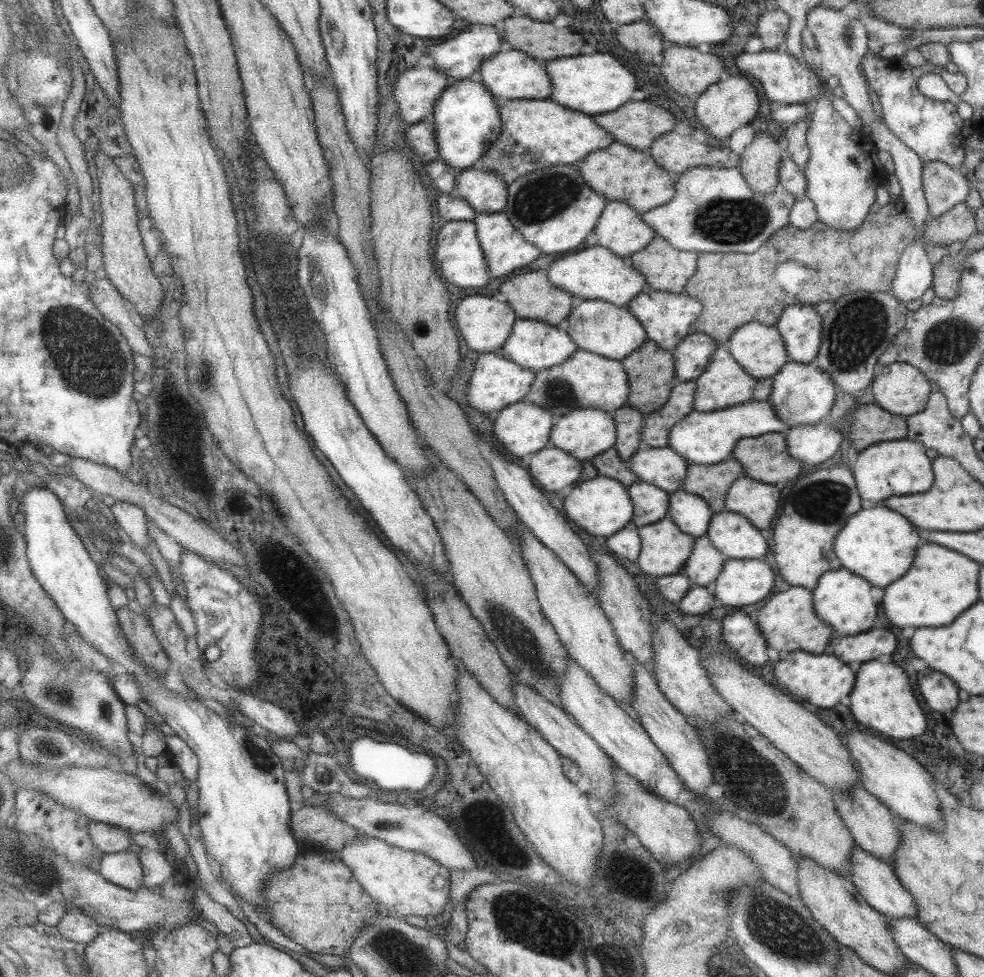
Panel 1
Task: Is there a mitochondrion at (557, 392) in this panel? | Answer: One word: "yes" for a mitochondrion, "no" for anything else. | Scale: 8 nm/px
yes

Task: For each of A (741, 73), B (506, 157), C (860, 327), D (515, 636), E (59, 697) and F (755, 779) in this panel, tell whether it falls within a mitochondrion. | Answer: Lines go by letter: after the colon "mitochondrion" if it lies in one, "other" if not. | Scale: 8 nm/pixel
A: other
B: mitochondrion
C: mitochondrion
D: mitochondrion
E: mitochondrion
F: mitochondrion

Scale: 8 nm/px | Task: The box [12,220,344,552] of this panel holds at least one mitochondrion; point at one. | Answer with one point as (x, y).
(84, 356)

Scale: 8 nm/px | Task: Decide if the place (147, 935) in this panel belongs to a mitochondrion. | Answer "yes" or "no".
no

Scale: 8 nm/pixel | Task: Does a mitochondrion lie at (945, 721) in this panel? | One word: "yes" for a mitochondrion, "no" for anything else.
no

